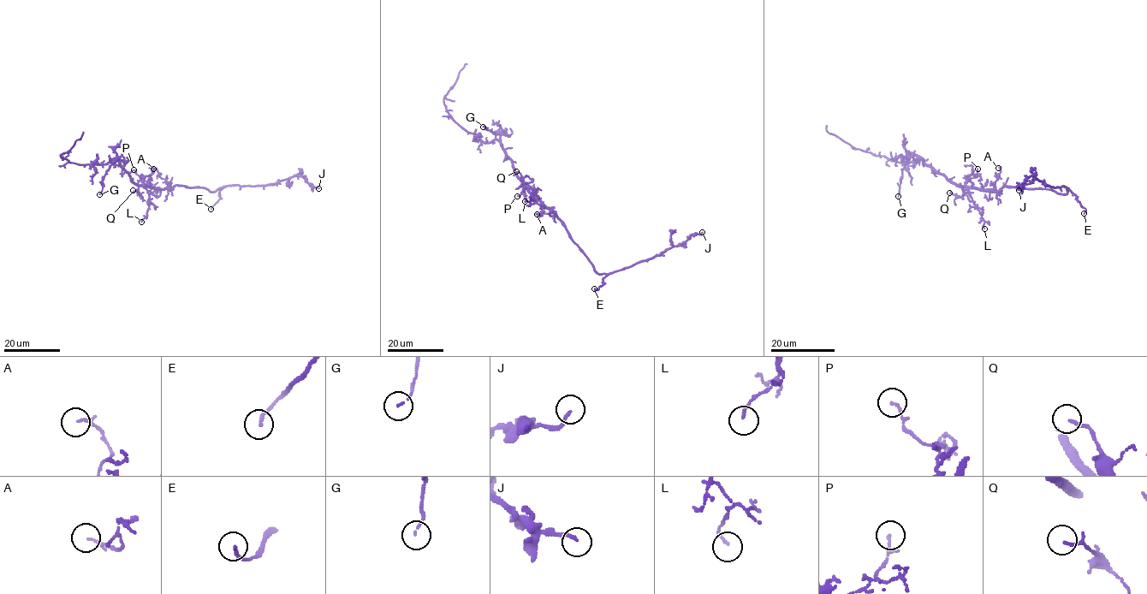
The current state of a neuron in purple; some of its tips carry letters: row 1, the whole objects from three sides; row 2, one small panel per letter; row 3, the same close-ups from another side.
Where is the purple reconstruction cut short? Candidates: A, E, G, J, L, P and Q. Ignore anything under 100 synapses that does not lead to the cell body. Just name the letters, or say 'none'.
none

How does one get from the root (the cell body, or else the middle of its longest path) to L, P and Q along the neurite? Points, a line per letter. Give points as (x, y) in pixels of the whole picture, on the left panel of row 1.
L: (157, 189), (145, 187), (148, 194), (148, 208), (141, 222)
P: (157, 189), (146, 187), (133, 169)
Q: (157, 189), (140, 186), (139, 194), (133, 190)

